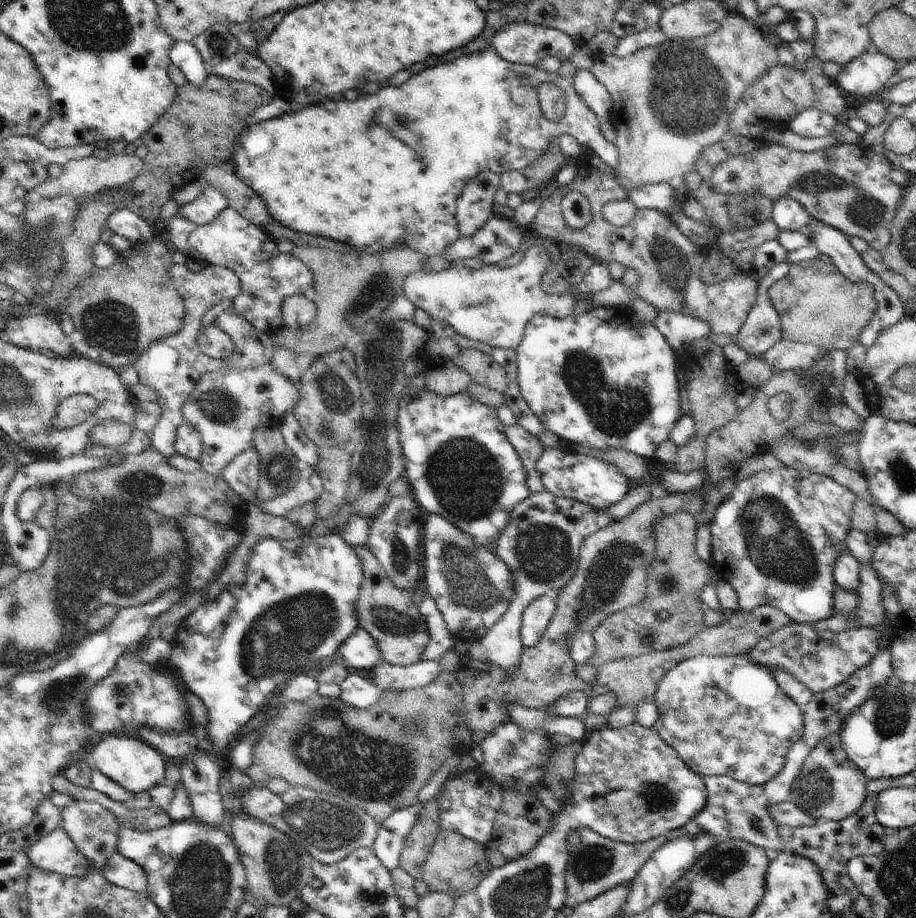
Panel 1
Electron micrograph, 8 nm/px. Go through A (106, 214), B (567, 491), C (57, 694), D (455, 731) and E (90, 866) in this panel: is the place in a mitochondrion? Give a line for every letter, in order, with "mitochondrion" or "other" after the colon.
A: other
B: other
C: mitochondrion
D: other
E: other

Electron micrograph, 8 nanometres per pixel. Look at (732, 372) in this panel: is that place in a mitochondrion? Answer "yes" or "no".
no

